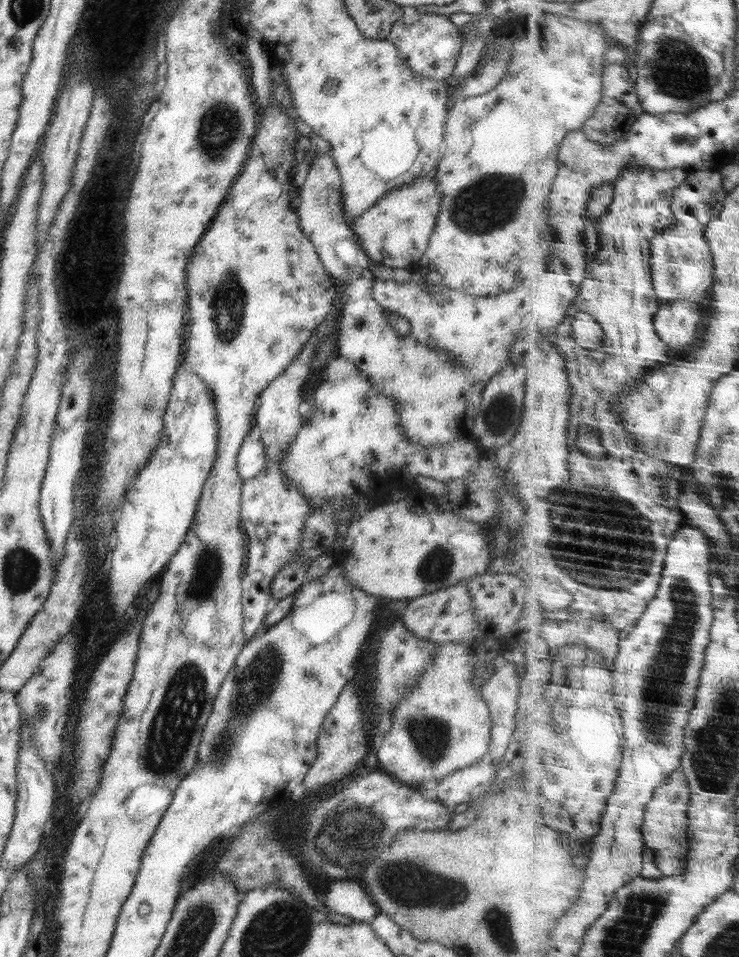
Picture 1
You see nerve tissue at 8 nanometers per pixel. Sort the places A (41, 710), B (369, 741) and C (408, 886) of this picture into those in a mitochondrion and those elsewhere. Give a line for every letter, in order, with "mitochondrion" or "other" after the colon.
A: mitochondrion
B: other
C: mitochondrion

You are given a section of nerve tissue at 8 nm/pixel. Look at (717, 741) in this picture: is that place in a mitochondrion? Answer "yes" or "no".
yes

